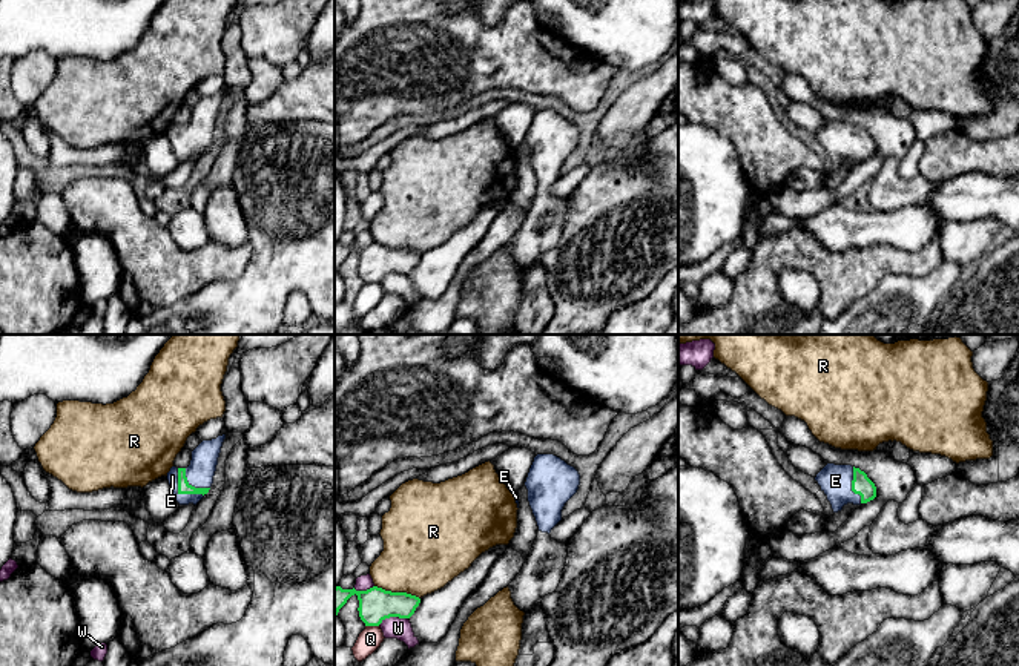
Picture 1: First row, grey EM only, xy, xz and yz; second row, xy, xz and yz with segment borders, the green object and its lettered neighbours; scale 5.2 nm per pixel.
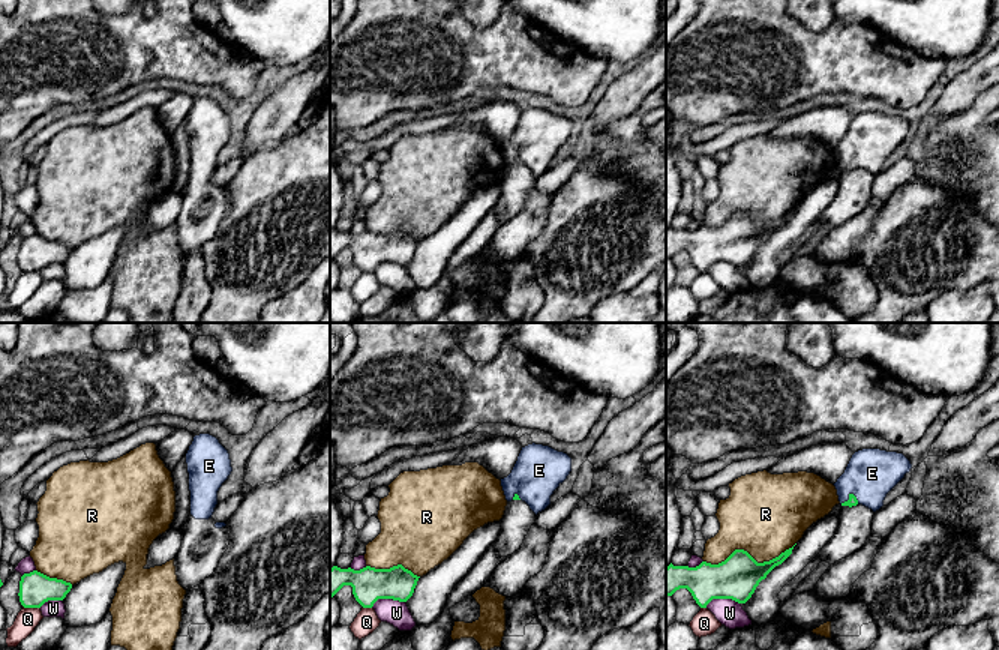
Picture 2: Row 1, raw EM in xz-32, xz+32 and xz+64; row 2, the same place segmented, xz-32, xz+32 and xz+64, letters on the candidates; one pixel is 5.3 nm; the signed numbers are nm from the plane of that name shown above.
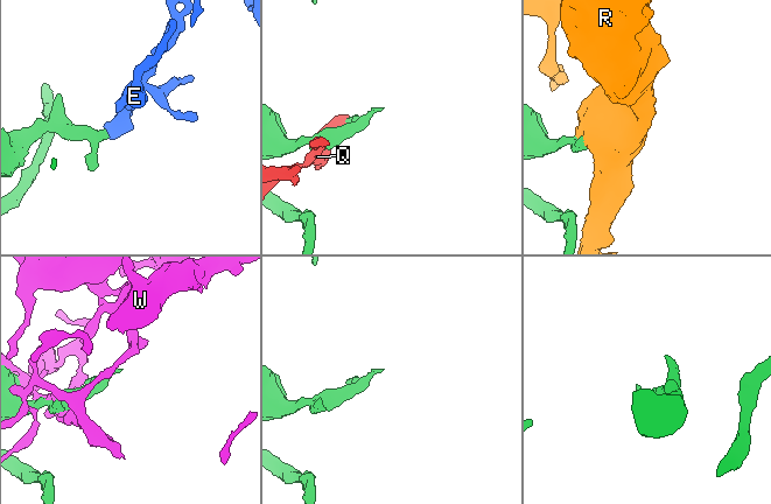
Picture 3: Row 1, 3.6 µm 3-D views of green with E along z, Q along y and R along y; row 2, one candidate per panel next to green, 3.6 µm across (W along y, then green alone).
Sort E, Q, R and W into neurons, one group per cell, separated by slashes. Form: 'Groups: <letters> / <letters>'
Groups: E / Q / R / W

